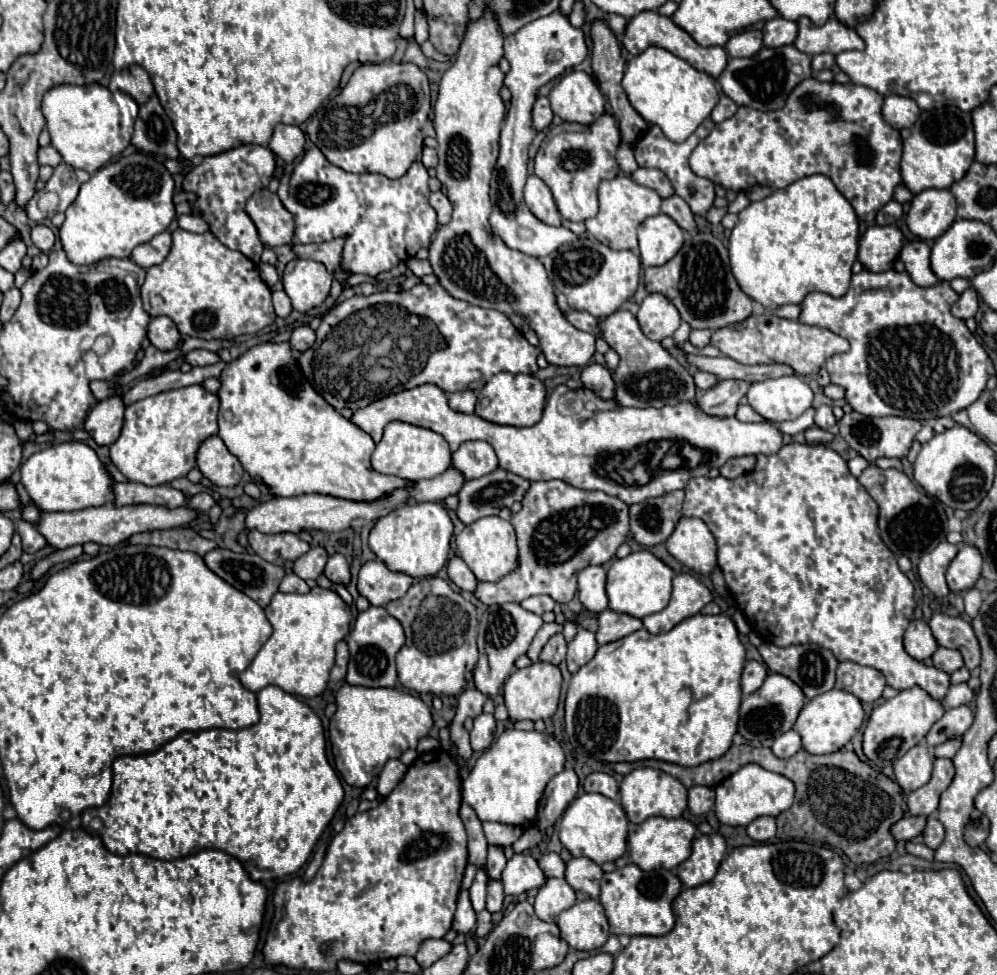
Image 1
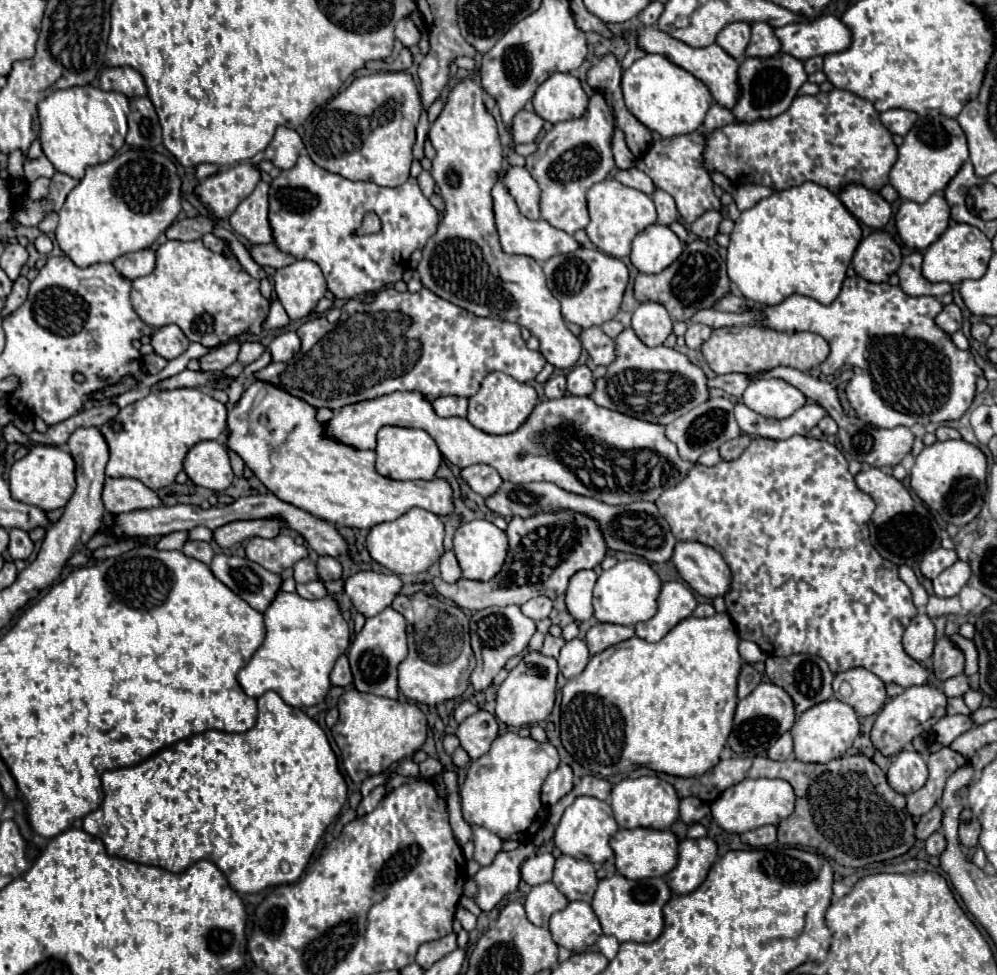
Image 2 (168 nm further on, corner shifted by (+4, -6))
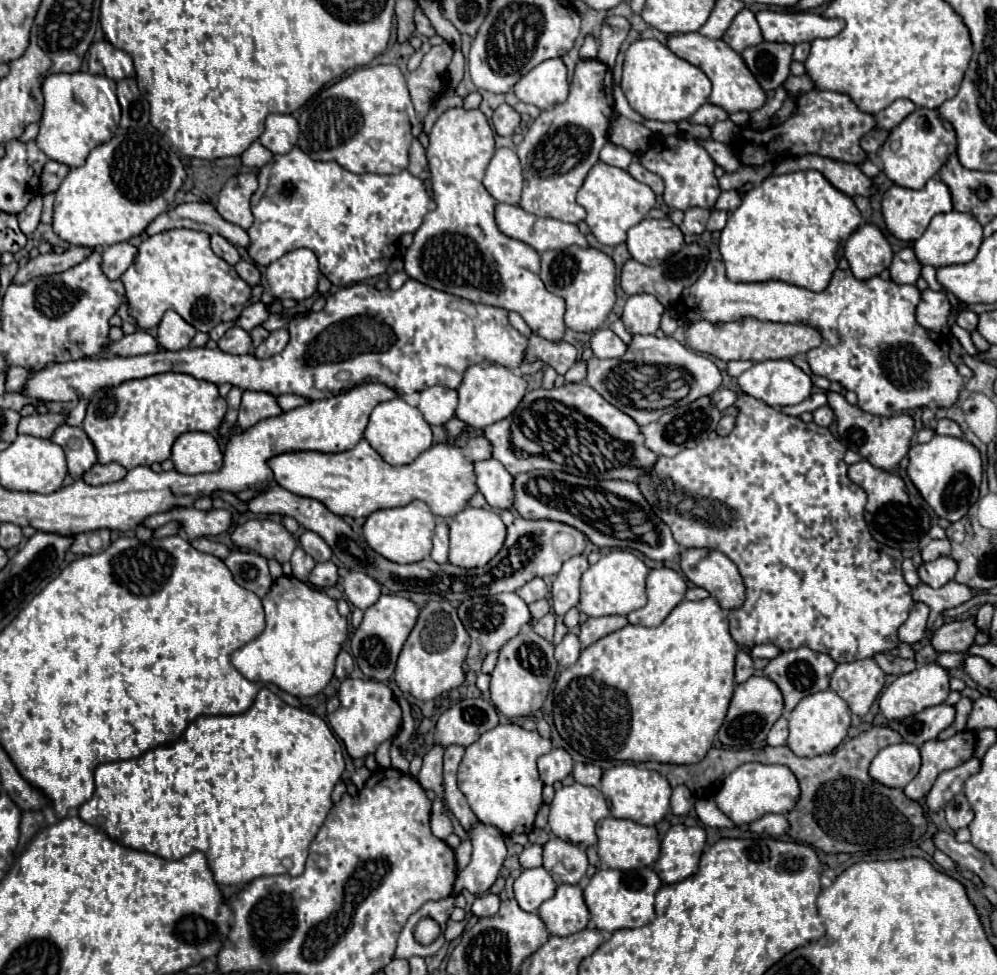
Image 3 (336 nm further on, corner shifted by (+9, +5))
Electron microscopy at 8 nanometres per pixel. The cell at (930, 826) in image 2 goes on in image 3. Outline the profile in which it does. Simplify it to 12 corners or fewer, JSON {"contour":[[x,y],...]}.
{"contour":[[977,758],[941,772],[927,794],[929,812],[943,810],[981,768]]}

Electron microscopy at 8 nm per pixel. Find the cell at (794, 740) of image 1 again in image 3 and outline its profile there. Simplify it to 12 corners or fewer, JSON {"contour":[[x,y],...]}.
{"contour":[[781,716],[767,734],[769,746],[787,742],[787,720]]}

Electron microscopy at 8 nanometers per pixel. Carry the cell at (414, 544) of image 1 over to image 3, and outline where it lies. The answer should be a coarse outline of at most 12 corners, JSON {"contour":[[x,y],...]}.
{"contour":[[421,500],[367,516],[381,556],[411,564],[431,554],[435,516]]}

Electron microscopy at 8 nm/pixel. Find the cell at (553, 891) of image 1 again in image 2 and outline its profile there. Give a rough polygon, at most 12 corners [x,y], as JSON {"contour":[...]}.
{"contour":[[554,883],[534,885],[524,901],[526,917],[546,927],[568,899]]}

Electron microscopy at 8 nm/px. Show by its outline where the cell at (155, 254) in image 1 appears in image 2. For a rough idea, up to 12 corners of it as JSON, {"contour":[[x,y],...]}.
{"contour":[[154,251],[120,255],[112,265],[134,281],[154,271]]}

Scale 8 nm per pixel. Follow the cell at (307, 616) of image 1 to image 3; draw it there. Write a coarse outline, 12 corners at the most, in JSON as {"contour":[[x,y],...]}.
{"contour":[[293,576],[231,654],[251,682],[319,694],[347,640],[337,602]]}

